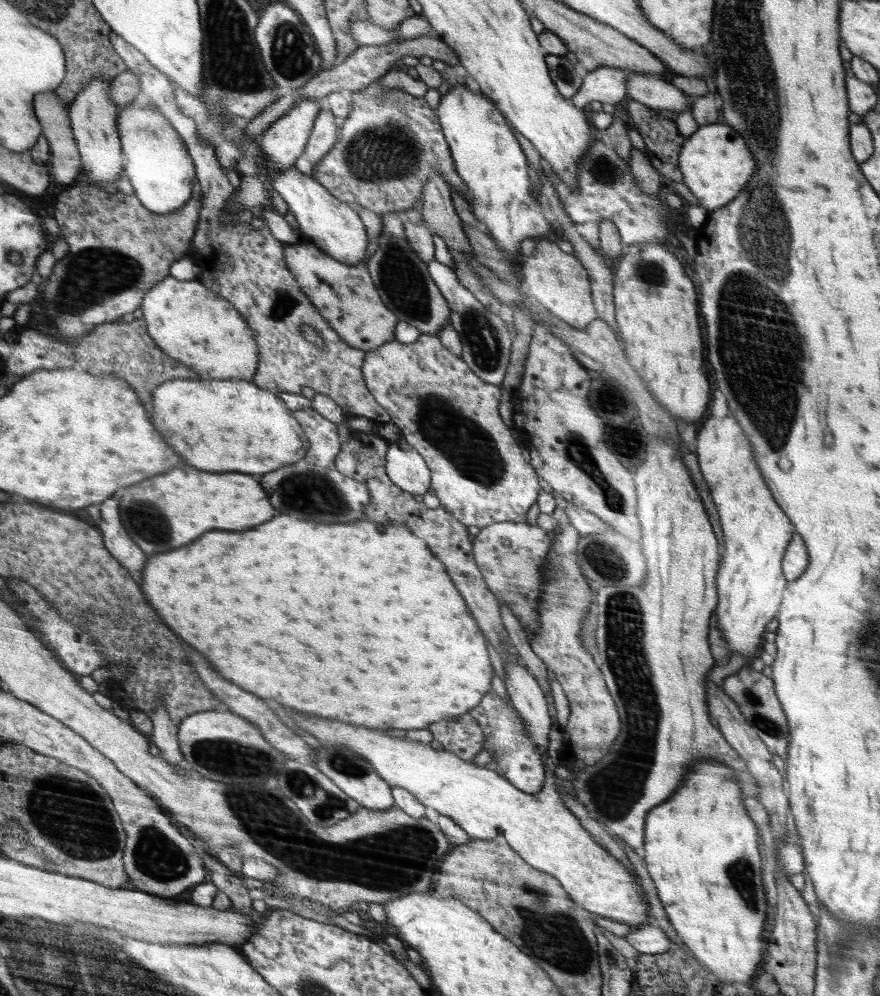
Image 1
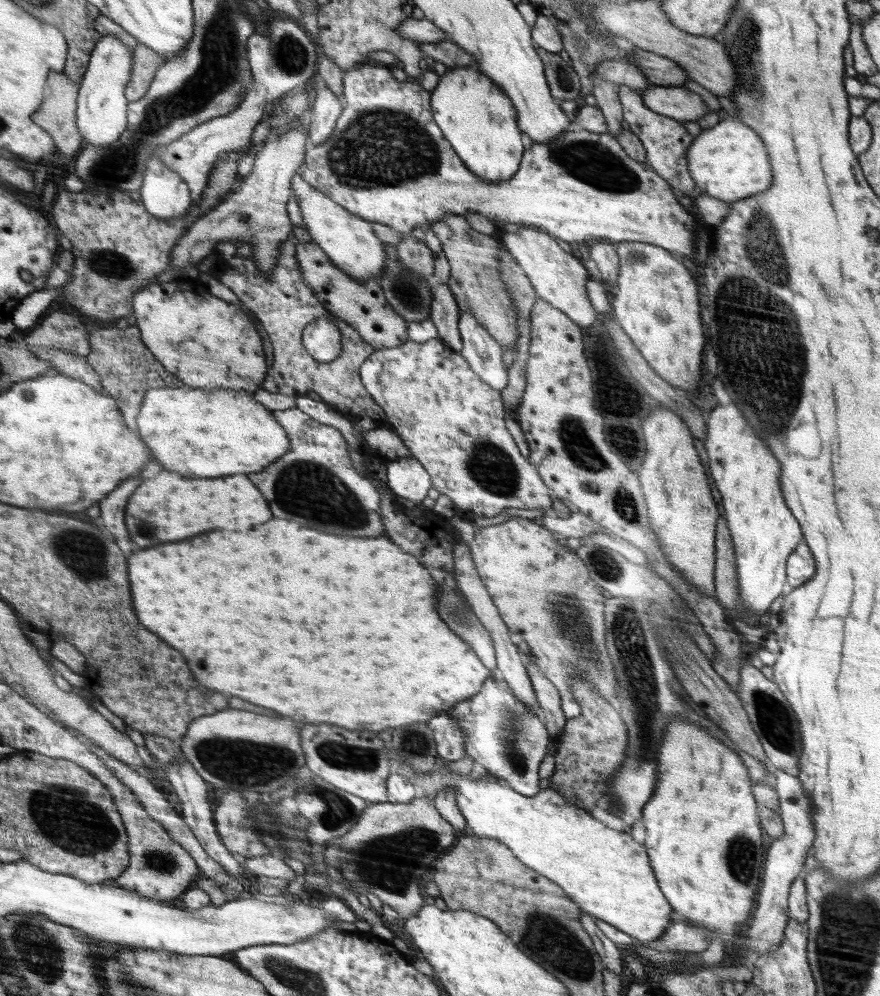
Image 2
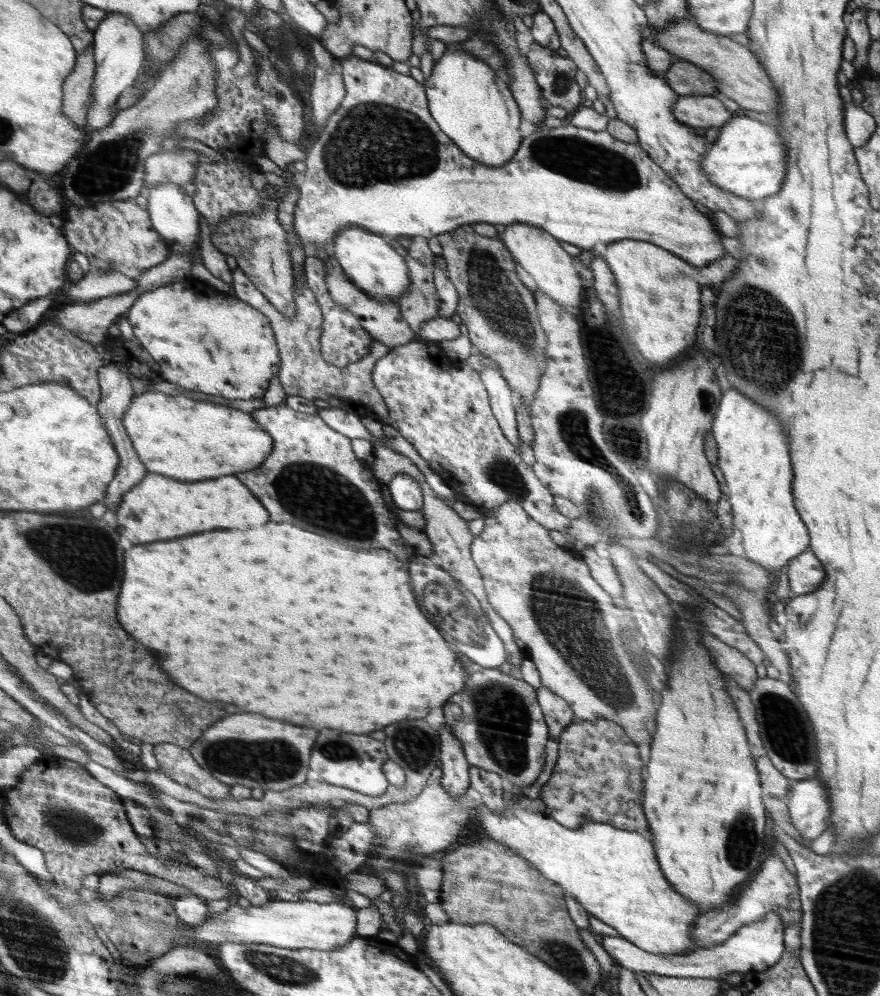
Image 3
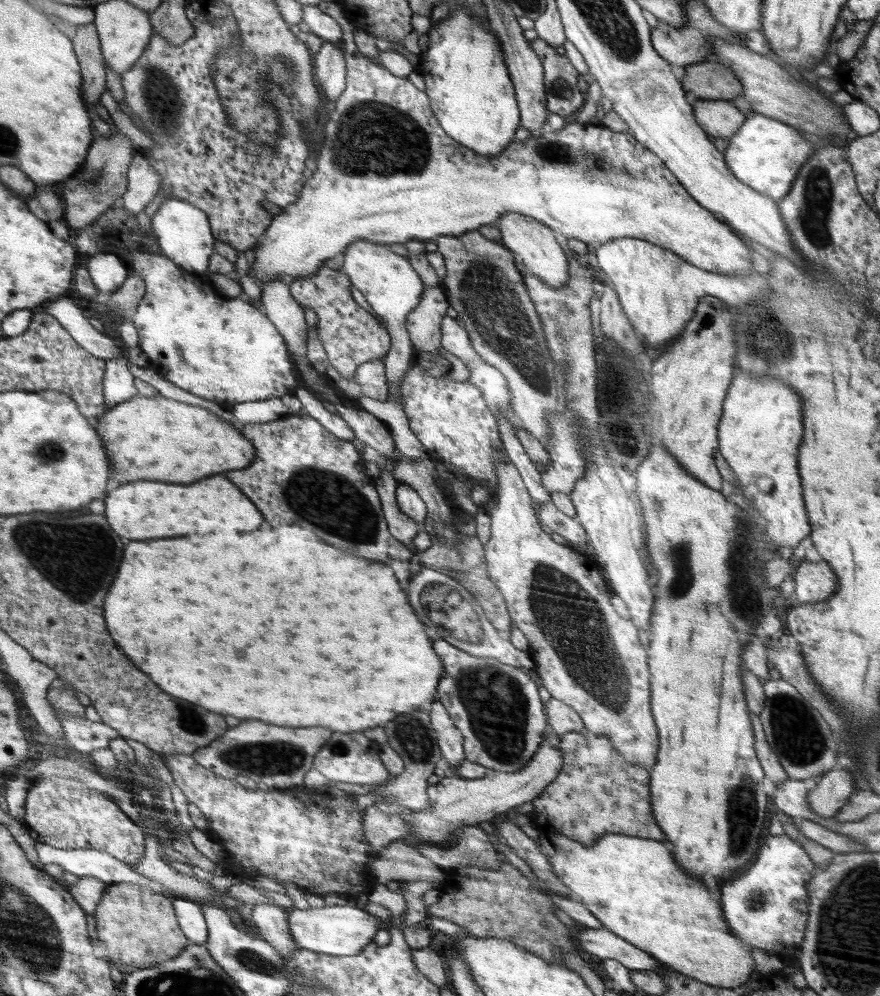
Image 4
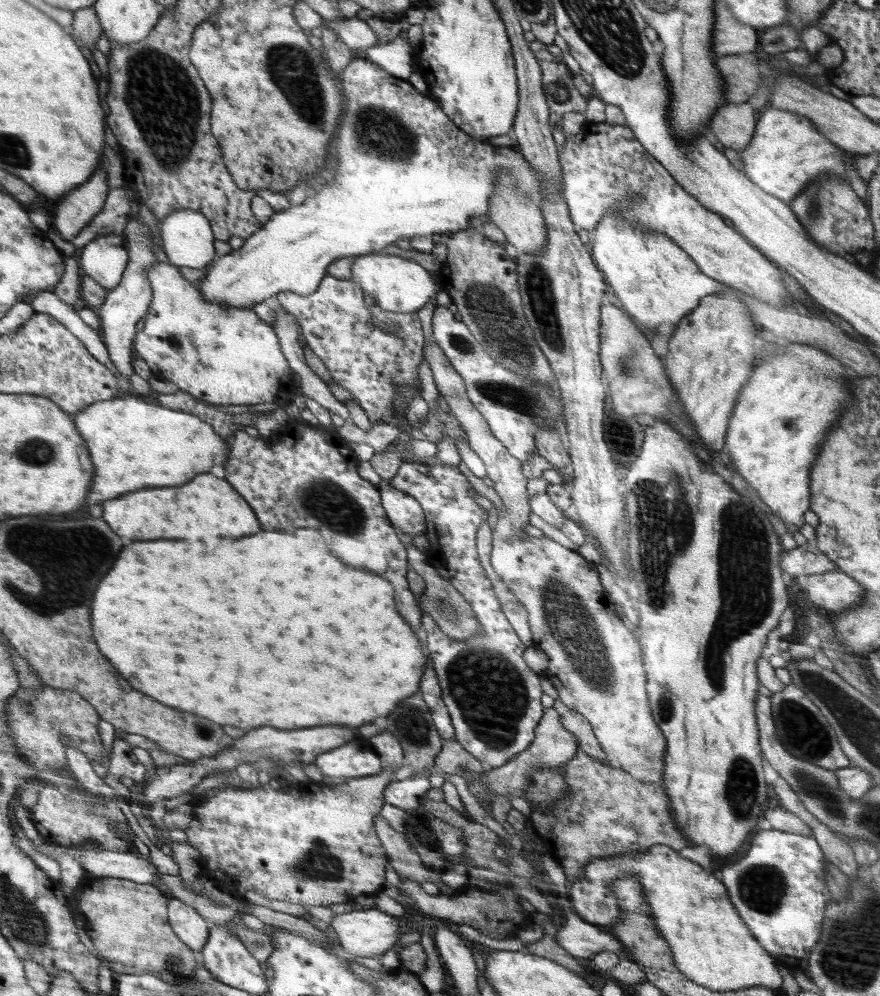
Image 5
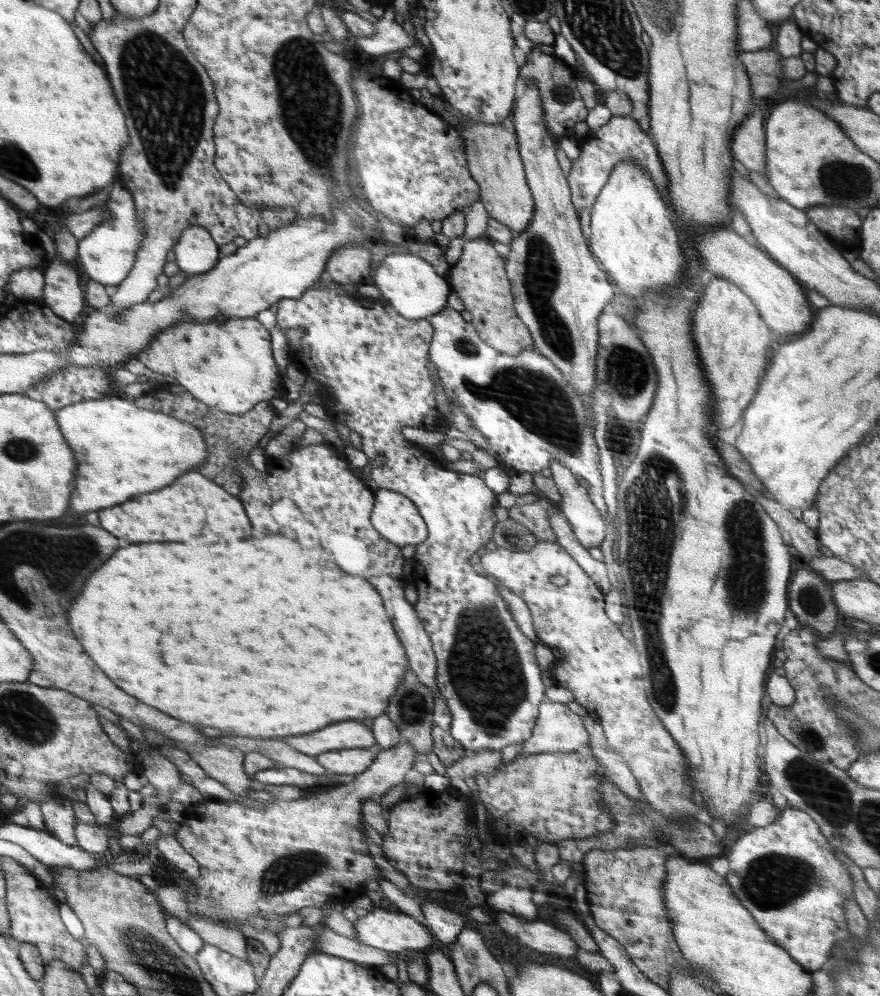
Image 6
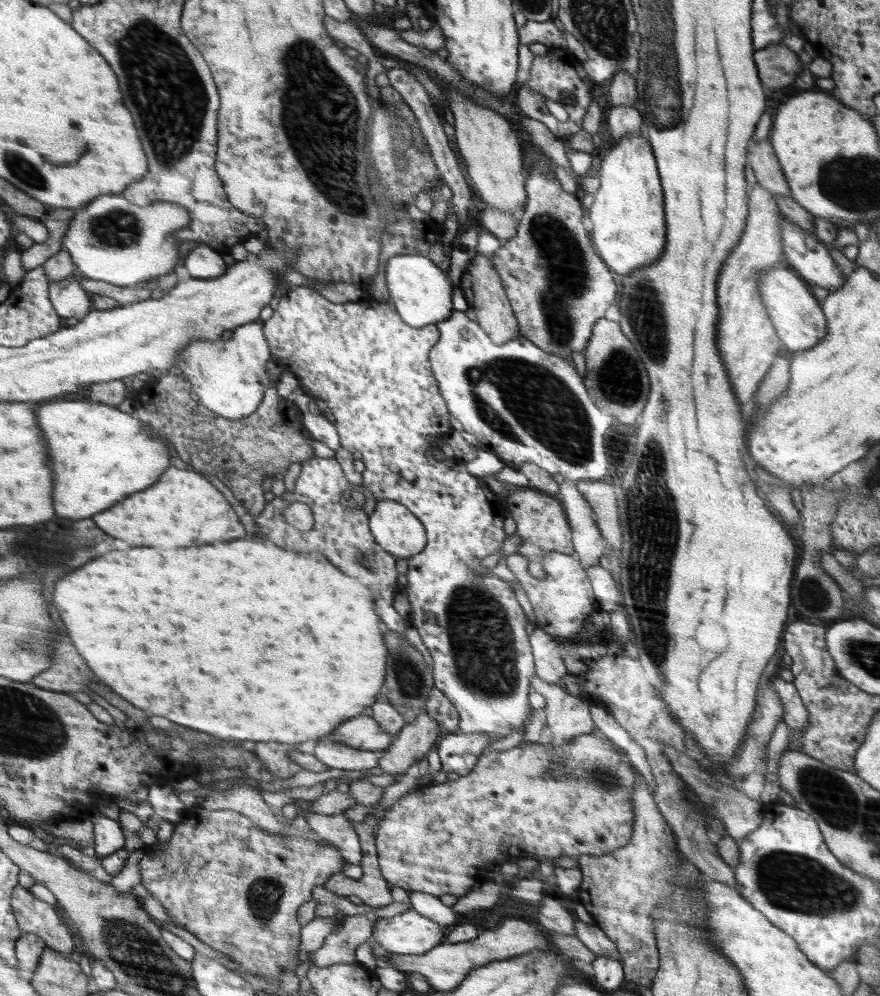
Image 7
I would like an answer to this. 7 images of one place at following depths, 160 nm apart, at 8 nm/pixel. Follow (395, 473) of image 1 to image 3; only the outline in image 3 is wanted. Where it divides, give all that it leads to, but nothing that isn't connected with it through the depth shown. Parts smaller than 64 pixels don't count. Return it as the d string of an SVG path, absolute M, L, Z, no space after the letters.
M397 474L386 486L398 508L410 511L424 508L423 486L412 476Z

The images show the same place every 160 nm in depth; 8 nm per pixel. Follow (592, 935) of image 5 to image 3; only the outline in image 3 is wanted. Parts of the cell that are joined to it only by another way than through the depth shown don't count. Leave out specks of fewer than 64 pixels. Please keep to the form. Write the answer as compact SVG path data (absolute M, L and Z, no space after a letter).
M775 910L765 914L759 922L747 924L726 940L725 943L713 947L696 947L684 954L654 954L638 948L628 939L618 935L600 936L600 944L614 962L633 972L654 973L662 976L678 978L717 978L726 973L763 971L774 967L780 961L784 949L784 928Z

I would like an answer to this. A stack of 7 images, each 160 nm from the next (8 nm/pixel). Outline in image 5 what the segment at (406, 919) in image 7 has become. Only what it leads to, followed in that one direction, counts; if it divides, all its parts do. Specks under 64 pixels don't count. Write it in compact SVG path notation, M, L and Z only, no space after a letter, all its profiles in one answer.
M378 908L353 910L346 914L338 914L332 919L329 930L336 934L336 942L338 942L338 944L334 944L336 952L343 948L346 952L368 958L376 958L394 948L394 944L401 935L401 926L396 922L394 916L382 912Z

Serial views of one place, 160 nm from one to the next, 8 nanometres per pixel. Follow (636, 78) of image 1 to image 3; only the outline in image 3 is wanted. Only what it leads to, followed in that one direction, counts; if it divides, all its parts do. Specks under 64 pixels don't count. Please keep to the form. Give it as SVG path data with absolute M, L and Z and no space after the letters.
M679 95L673 113L684 124L705 129L722 127L735 116L724 107L722 101L712 95Z

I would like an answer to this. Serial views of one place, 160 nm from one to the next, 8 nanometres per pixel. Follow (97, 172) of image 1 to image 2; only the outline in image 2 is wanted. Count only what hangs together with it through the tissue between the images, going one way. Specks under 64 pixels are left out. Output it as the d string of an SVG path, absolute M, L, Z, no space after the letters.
M102 35L92 58L89 60L88 70L79 82L76 124L83 136L84 144L106 148L120 140L126 126L125 88L132 78L133 50L125 46L116 36Z

